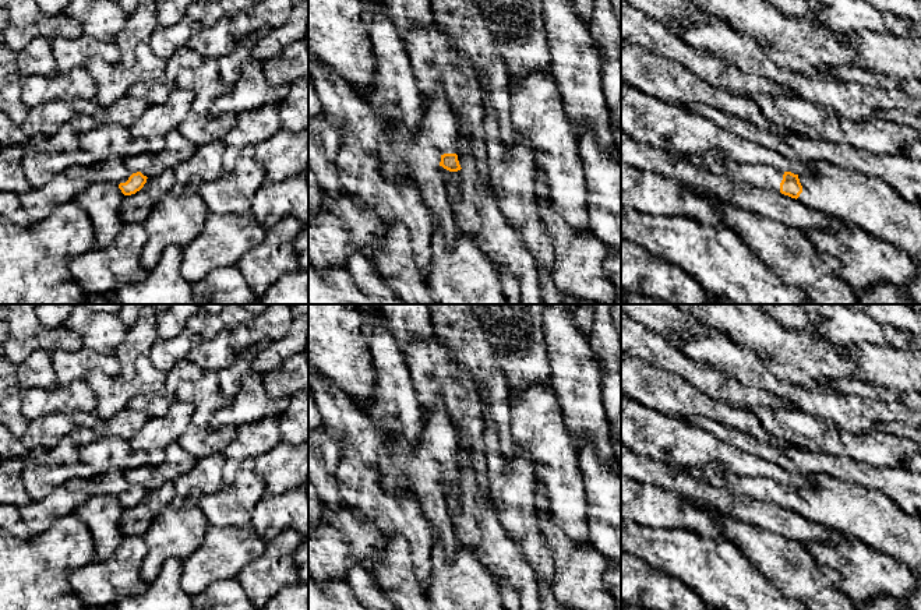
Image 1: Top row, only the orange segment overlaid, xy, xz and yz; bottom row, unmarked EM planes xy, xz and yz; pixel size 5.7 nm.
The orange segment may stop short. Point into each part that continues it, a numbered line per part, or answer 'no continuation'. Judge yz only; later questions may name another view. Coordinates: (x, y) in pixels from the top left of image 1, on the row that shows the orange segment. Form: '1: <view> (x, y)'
1: yz (759, 175)
2: yz (867, 201)

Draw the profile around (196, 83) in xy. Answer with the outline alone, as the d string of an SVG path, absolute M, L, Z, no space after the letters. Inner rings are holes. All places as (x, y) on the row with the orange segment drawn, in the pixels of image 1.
M204 59L195 70L181 70L176 87L195 94L191 110L200 114L211 114L214 102L233 91L233 85L222 81L216 59Z

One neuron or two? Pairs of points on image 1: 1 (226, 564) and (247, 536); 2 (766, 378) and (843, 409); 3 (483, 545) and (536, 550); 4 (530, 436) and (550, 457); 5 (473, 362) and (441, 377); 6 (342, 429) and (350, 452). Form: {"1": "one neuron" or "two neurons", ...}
{"1": "one neuron", "2": "one neuron", "3": "two neurons", "4": "one neuron", "5": "two neurons", "6": "two neurons"}

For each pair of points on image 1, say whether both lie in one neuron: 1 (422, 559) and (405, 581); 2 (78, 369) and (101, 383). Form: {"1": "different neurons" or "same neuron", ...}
{"1": "different neurons", "2": "different neurons"}

